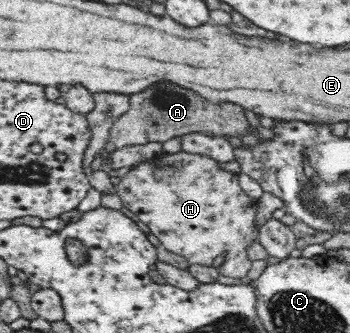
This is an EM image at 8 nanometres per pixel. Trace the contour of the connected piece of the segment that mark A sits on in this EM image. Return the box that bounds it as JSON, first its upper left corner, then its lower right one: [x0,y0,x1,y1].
[103,82,249,152]

